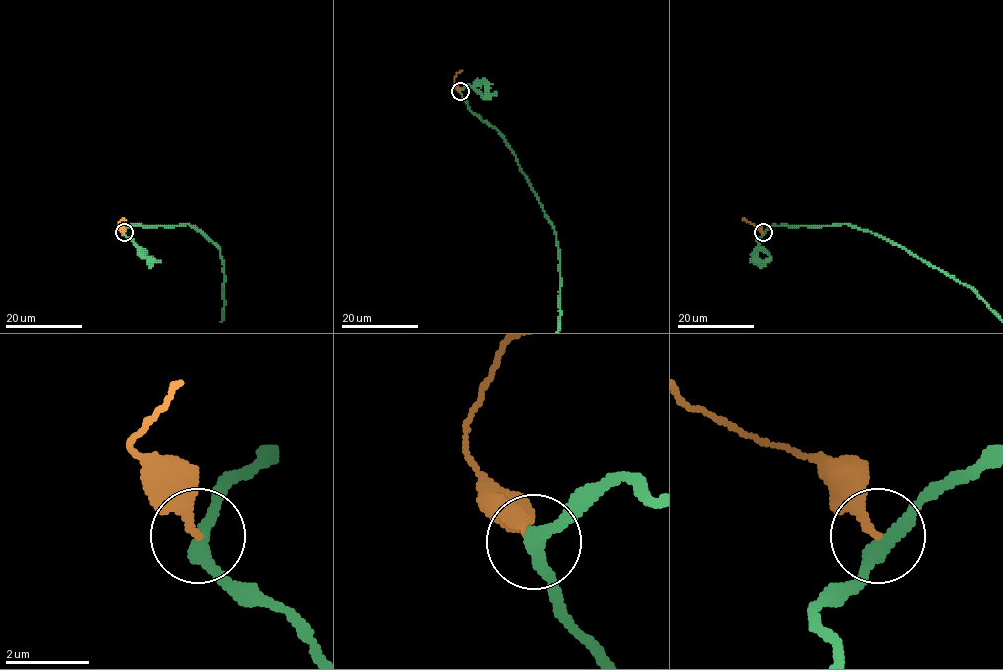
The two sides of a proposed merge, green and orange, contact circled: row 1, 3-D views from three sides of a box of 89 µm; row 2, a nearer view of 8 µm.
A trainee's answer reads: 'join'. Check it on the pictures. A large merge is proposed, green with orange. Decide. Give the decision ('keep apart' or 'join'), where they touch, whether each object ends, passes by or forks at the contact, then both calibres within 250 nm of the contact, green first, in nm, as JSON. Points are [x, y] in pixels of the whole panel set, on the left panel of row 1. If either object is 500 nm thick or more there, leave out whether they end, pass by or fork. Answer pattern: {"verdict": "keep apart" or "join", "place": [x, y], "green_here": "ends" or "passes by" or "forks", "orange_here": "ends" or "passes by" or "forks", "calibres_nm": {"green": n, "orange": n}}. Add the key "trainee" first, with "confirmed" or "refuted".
{"trainee": "refuted", "verdict": "keep apart", "place": [124, 232], "green_here": "passes by", "orange_here": "ends", "calibres_nm": {"green": 320, "orange": 240}}

